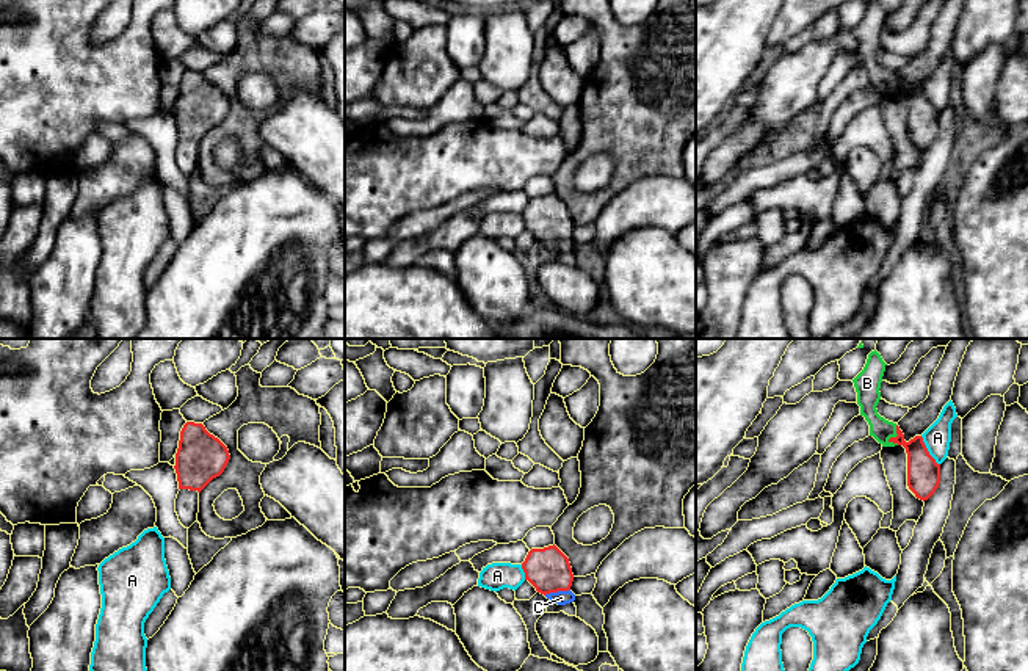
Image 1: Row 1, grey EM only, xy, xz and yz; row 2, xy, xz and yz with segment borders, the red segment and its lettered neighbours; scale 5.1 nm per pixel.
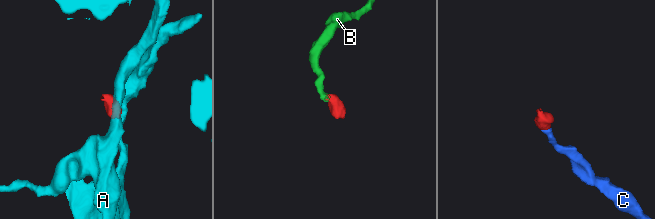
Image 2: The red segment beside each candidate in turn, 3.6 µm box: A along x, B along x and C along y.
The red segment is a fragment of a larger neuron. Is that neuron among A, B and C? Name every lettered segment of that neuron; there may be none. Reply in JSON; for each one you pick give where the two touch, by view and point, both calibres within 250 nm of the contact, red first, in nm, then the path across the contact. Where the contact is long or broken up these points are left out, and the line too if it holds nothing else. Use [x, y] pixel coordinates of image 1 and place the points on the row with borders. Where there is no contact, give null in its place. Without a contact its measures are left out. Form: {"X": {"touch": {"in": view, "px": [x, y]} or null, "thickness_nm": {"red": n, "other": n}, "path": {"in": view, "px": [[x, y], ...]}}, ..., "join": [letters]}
{"B": {"touch": {"in": "yz", "px": [897, 436]}, "thickness_nm": {"red": 180, "other": 120}, "path": {"in": "yz", "px": [[923, 474], [919, 458], [897, 436], [870, 414], [868, 397]]}}, "C": {"touch": {"in": "xz", "px": [557, 591]}, "thickness_nm": {"red": 220, "other": 80}, "path": {"in": "xz", "px": [[547, 569], [557, 591], [561, 598]]}}, "join": ["B", "C"]}

